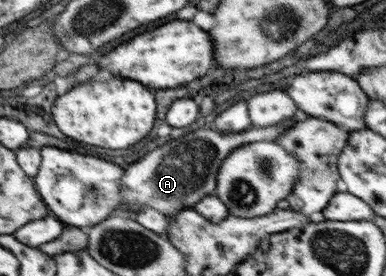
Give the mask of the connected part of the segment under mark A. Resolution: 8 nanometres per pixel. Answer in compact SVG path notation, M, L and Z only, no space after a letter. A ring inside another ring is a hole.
M298 111L293 118L283 122L264 127L249 127L238 134L221 134L215 130L195 130L185 134L183 138L177 138L157 150L151 150L145 154L139 162L131 164L120 180L122 205L126 208L140 209L149 206L155 212L161 212L163 216L177 215L183 208L191 208L203 197L213 194L216 190L217 173L220 172L220 164L231 151L253 142L275 142L296 120L307 119L309 116Z

